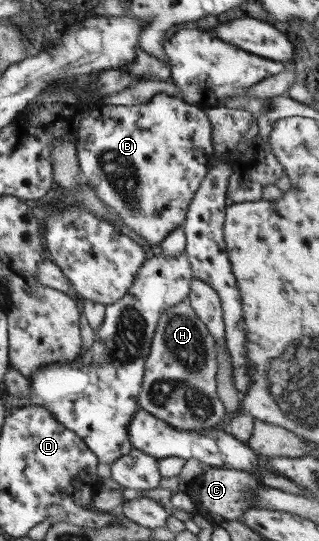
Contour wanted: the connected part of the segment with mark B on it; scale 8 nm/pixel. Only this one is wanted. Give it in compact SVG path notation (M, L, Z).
M160 92L147 103L136 106L105 105L101 102L77 125L75 148L84 182L94 188L96 196L110 206L107 210L120 218L124 226L132 228L146 244L157 249L164 238L186 220L190 201L217 160L212 147L212 125L206 116L206 109Z

